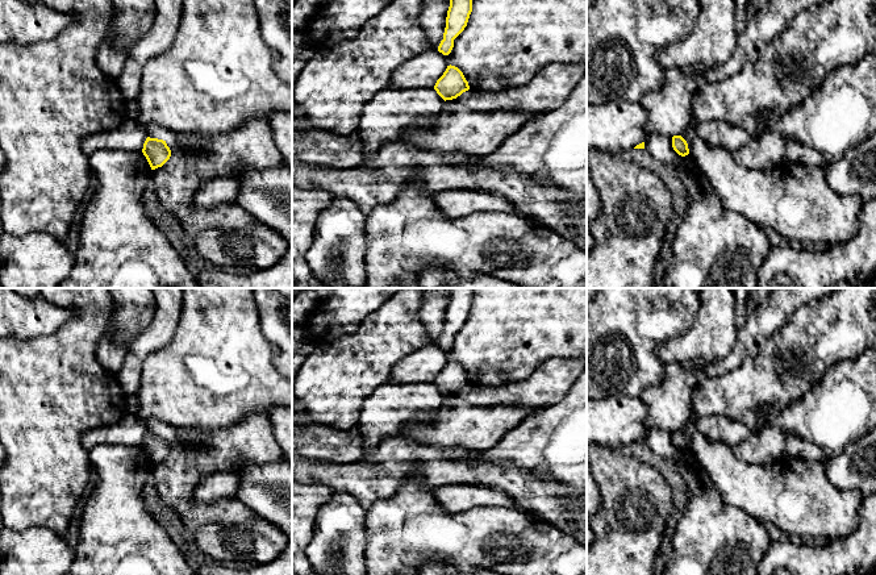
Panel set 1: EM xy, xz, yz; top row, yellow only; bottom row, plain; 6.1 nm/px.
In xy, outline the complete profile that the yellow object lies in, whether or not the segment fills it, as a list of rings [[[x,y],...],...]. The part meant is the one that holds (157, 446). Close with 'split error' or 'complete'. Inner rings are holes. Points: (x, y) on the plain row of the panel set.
[[[150,432],[146,433],[142,447],[146,451],[151,464],[162,462],[171,451],[171,445],[166,436]]]; complete

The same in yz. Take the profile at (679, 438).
[[[681,430],[672,432],[672,442],[681,451],[685,451],[689,449],[688,438]]]; complete

